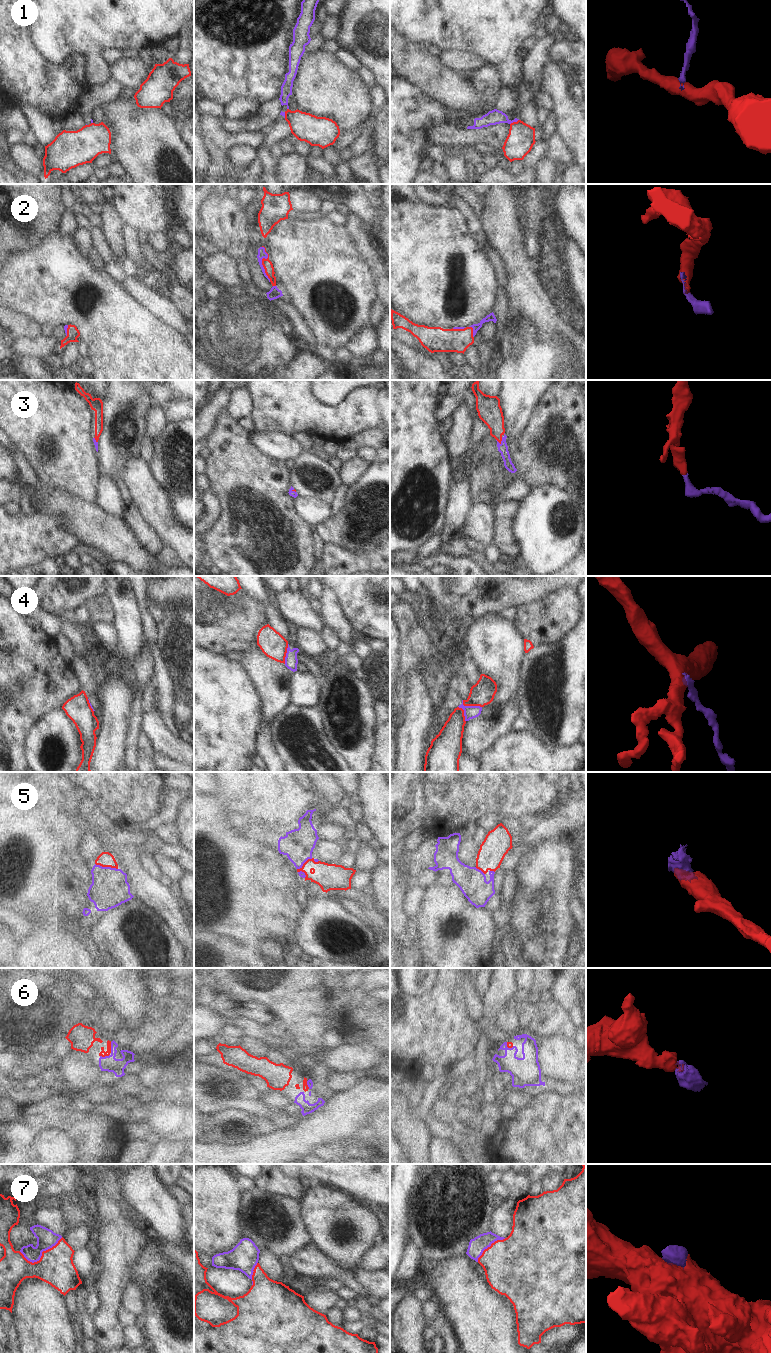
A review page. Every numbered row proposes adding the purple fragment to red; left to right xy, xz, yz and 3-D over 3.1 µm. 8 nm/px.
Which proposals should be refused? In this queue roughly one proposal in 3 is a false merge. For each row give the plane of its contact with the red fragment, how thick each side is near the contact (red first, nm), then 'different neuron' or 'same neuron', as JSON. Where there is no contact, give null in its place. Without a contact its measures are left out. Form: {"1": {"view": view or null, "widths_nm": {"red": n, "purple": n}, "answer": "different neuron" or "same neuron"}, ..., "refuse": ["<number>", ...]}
{"1": {"view": "yz", "widths_nm": {"red": 220, "purple": 120}, "answer": "different neuron"}, "2": {"view": "xz", "widths_nm": {"red": 80, "purple": 70}, "answer": "same neuron"}, "3": {"view": "yz", "widths_nm": {"red": 190, "purple": 80}, "answer": "same neuron"}, "4": {"view": "yz", "widths_nm": {"red": 190, "purple": 110}, "answer": "different neuron"}, "5": {"view": "xz", "widths_nm": {"red": 200, "purple": 260}, "answer": "same neuron"}, "6": {"view": "xy", "widths_nm": {"red": 50, "purple": 130}, "answer": "same neuron"}, "7": {"view": "xy", "widths_nm": {"red": 280, "purple": 160}, "answer": "same neuron"}, "refuse": ["1", "4"]}

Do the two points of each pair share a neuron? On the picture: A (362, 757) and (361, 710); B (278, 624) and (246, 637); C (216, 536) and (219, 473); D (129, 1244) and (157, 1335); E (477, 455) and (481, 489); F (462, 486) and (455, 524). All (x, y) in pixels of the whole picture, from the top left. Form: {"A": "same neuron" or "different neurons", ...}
{"A": "same neuron", "B": "different neurons", "C": "same neuron", "D": "different neurons", "E": "same neuron", "F": "same neuron"}

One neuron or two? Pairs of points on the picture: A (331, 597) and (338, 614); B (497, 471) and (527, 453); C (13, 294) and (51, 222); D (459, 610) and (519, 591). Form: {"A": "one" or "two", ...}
{"A": "one", "B": "one", "C": "two", "D": "one"}

